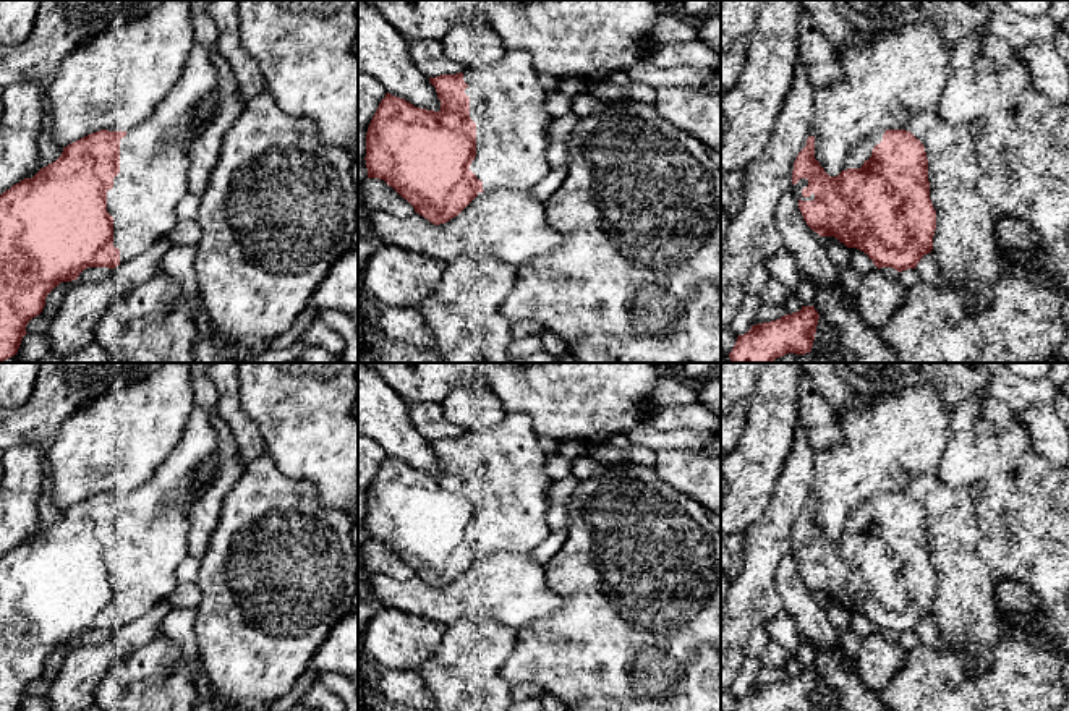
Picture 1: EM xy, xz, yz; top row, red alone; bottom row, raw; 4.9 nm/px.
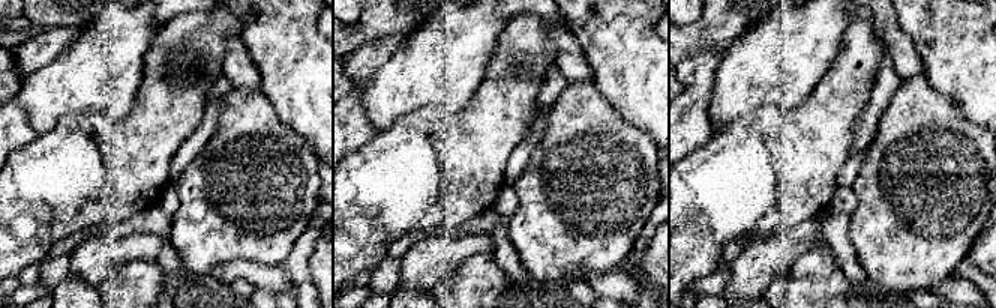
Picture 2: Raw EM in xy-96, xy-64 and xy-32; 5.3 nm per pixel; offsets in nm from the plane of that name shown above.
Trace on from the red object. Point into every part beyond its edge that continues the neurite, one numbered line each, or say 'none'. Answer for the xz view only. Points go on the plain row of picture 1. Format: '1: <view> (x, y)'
1: xz (506, 460)

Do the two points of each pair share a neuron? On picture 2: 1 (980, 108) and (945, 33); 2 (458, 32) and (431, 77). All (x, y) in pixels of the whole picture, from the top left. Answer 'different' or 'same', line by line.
1: same
2: same

